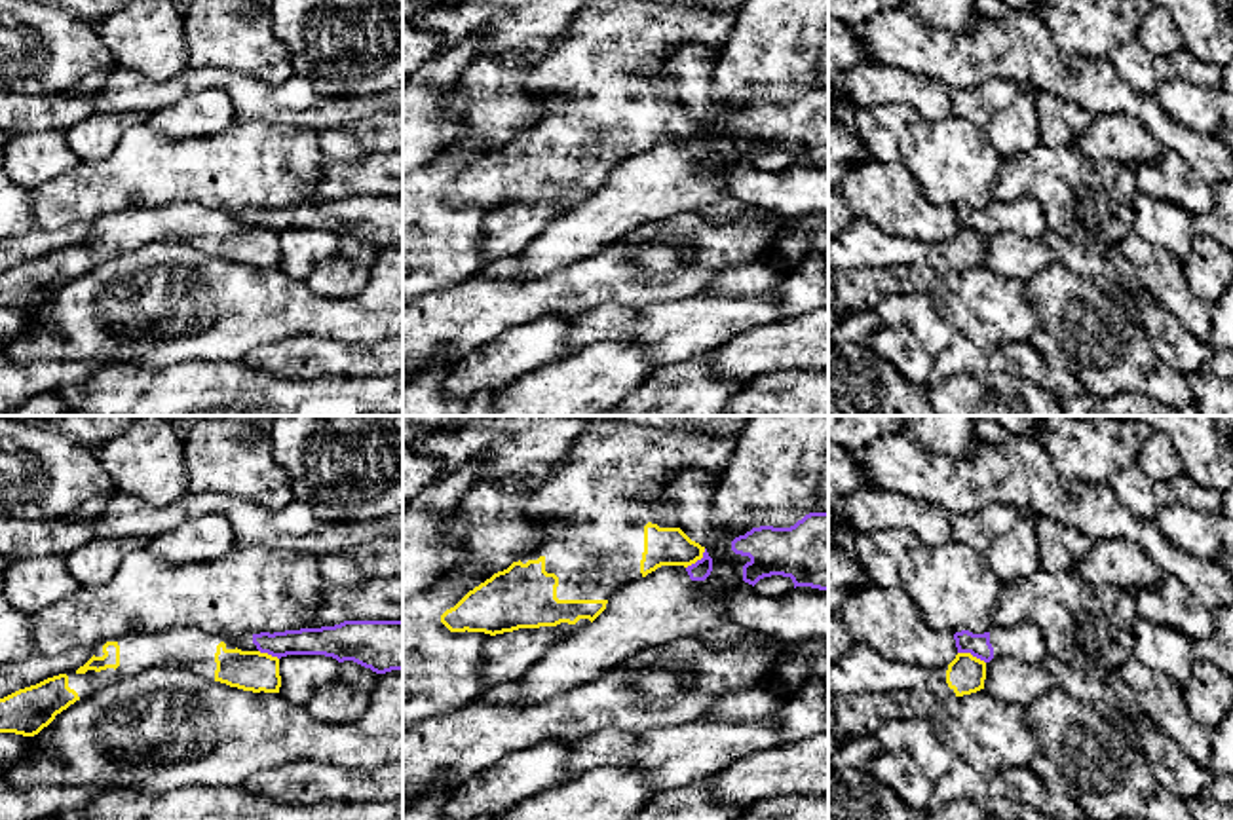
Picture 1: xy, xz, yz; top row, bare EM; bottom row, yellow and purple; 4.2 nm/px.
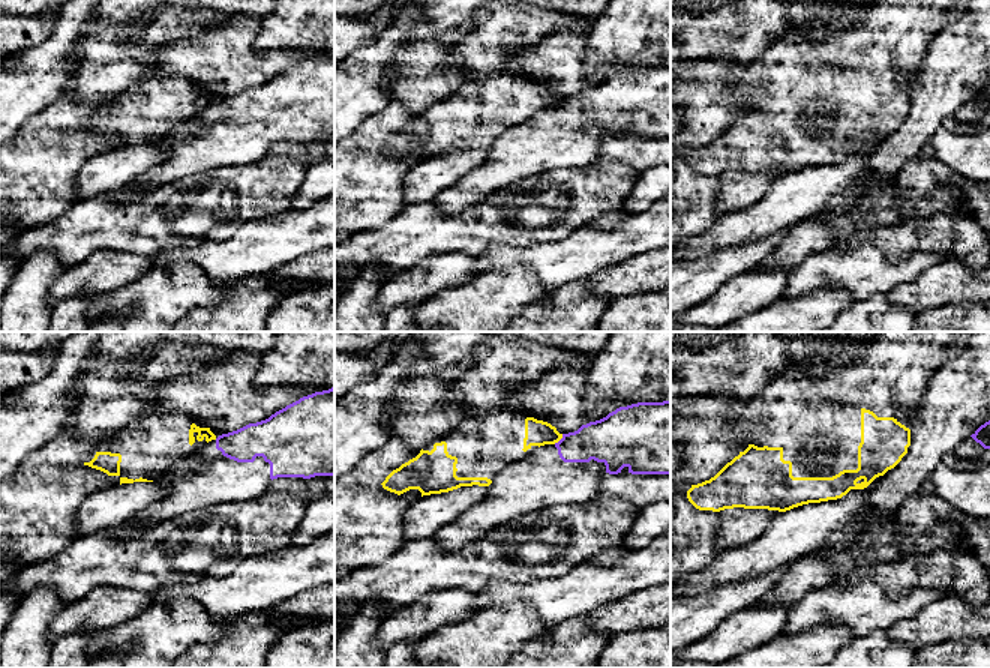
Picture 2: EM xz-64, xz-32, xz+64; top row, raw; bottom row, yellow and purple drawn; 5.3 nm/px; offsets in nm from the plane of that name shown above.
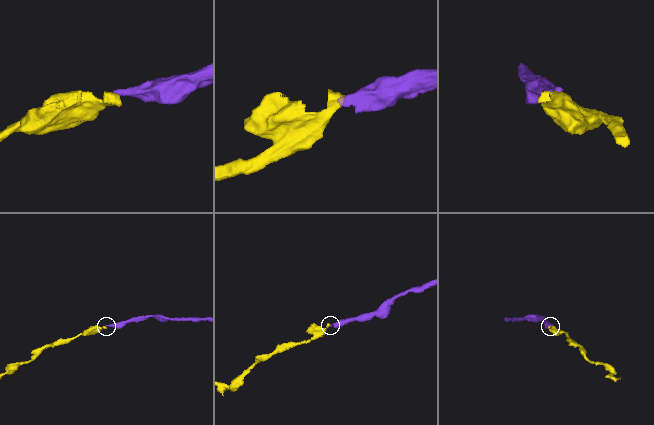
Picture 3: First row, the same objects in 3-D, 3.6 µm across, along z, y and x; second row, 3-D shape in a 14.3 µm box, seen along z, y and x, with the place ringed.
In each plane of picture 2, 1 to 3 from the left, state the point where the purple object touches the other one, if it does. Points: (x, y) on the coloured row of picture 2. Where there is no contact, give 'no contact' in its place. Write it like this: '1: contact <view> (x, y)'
1: no contact
2: contact xz-32 (558, 440)
3: no contact

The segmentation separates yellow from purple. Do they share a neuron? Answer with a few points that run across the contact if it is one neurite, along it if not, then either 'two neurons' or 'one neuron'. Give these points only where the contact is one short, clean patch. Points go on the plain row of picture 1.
line yz (958, 226), (969, 226), (985, 238); two neurons

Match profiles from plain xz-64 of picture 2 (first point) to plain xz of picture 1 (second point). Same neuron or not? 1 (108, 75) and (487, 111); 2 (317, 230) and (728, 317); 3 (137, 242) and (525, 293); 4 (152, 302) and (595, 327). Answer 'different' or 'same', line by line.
1: same
2: same
3: same
4: different

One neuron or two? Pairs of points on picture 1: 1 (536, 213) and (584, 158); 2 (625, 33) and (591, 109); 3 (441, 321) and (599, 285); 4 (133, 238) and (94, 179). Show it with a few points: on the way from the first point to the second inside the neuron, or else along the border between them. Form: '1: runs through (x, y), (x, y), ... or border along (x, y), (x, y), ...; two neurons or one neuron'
1: border along (589, 194), (519, 202), (502, 209); two neurons
2: runs through (612, 52), (597, 76), (597, 90); one neuron
3: runs through (481, 308), (496, 298), (532, 298), (559, 293); one neuron
4: border along (166, 204), (122, 211); two neurons

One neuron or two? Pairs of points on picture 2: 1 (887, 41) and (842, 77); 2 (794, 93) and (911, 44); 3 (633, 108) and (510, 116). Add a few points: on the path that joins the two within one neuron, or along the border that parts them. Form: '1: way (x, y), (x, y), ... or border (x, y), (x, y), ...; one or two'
1: way (876, 50), (852, 72); one
2: way (822, 74), (855, 72), (882, 45); one
3: border (516, 123), (506, 129); two

